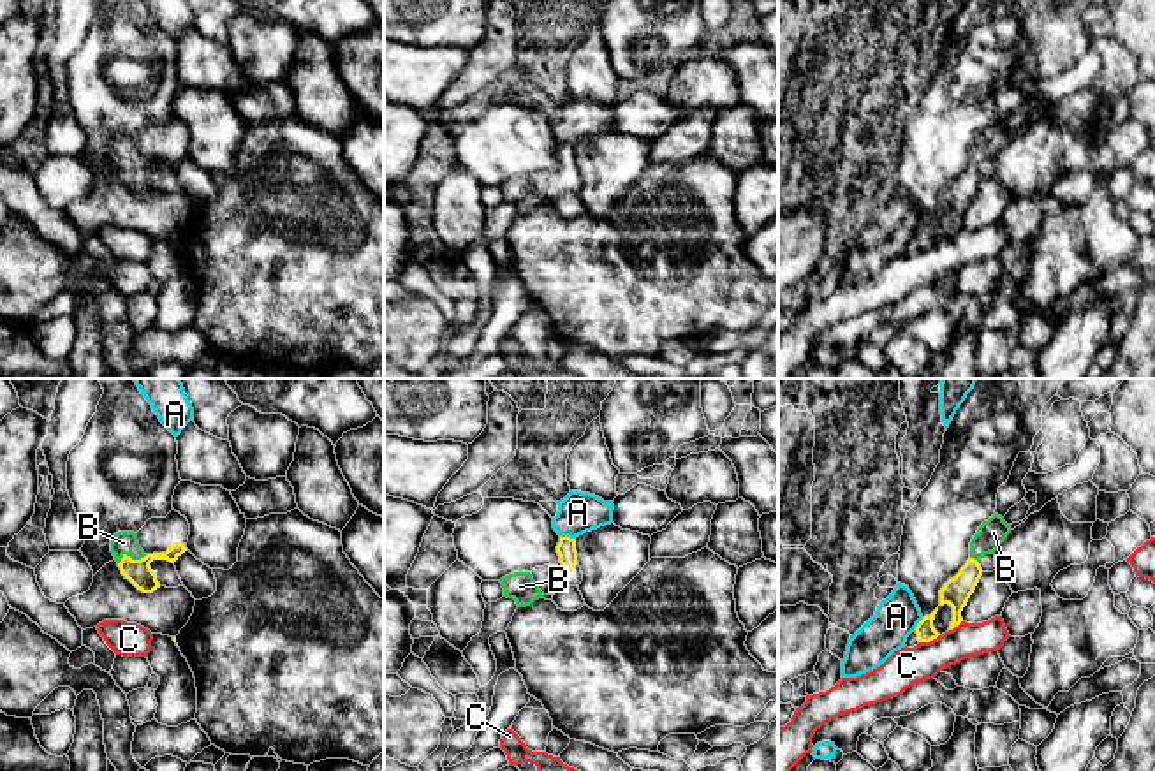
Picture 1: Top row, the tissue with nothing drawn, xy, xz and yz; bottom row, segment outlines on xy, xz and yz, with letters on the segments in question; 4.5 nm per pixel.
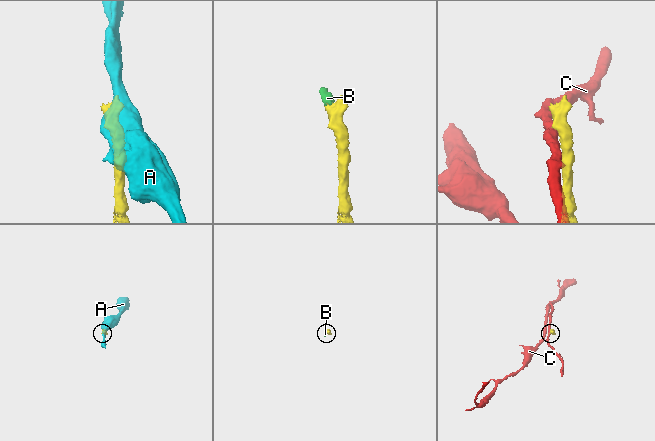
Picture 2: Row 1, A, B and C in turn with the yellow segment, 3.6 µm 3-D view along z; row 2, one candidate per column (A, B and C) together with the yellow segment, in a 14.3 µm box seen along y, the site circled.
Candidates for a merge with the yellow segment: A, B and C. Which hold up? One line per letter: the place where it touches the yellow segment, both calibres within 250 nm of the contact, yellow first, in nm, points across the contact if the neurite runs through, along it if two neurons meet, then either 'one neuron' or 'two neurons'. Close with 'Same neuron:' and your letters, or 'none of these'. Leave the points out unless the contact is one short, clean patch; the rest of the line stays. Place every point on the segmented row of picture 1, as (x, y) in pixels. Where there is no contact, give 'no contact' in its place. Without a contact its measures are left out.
A: contact xz (567, 537); calibres 90 and 190 nm; two neurons
B: contact xy (131, 558); calibres 120 and 110 nm; way xy (139, 572), (131, 558), (124, 543); one neuron
C: contact yz (928, 641); calibres 90 and 170 nm; border yz (939, 634), (919, 643); two neurons
Same neuron: B

